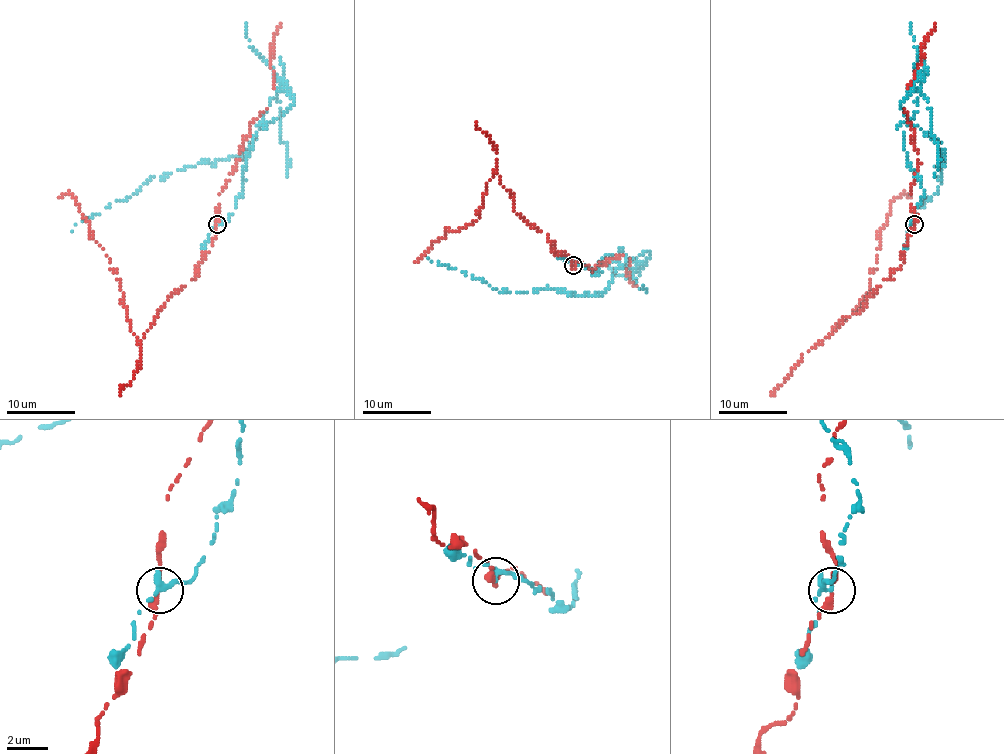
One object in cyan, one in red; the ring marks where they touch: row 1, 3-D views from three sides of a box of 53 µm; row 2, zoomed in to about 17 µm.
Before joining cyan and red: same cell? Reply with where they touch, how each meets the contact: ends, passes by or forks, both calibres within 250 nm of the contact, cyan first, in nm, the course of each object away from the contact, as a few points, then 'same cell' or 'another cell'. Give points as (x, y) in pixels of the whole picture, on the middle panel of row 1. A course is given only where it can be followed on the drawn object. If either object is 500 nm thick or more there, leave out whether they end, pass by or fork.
at (573, 265); cyan passes by; red passes by; 260 nm thick on the cyan side, 280 nm on the other; cyan runs (574, 266), (599, 274), (608, 254), (623, 264), (608, 290), (579, 295), (545, 288), (506, 291), (427, 257); red runs (572, 266), (514, 211), (512, 196), (494, 172), (480, 216), (432, 240), (415, 262); another cell

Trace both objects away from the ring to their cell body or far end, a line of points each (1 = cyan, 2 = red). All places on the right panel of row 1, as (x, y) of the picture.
1: (915, 224), (923, 189), (903, 147), (911, 121), (939, 142), (944, 160), (937, 166), (937, 191), (906, 232)
2: (915, 225), (903, 263), (821, 343), (870, 283), (889, 205), (903, 193), (911, 196)

